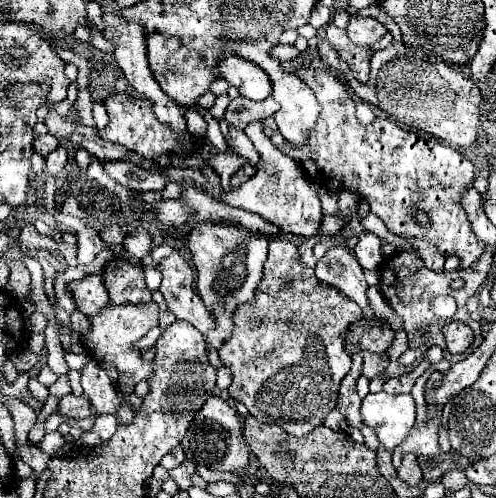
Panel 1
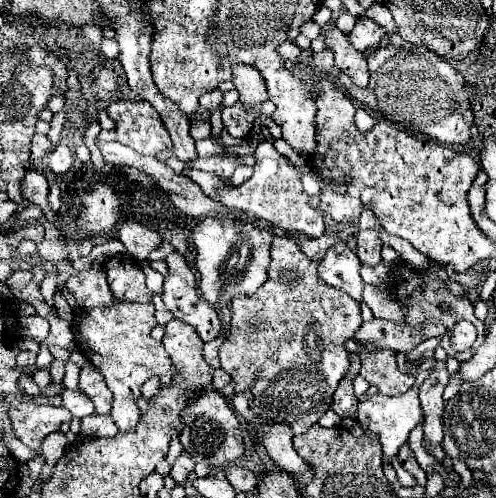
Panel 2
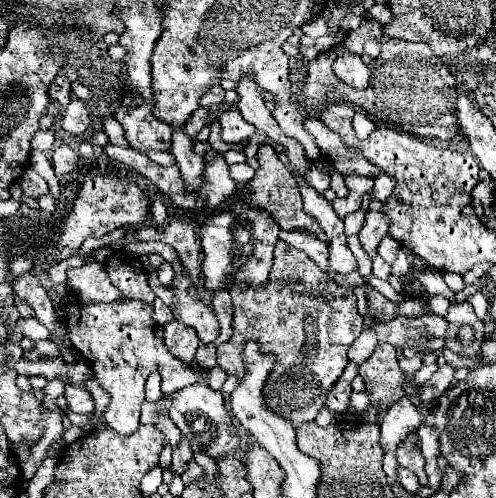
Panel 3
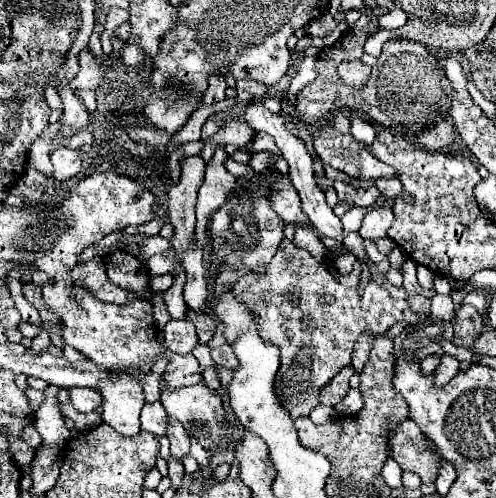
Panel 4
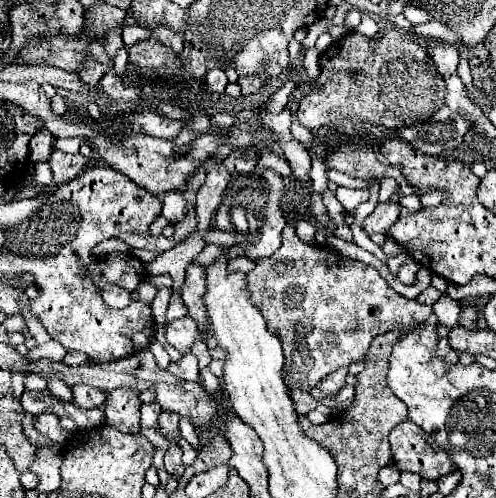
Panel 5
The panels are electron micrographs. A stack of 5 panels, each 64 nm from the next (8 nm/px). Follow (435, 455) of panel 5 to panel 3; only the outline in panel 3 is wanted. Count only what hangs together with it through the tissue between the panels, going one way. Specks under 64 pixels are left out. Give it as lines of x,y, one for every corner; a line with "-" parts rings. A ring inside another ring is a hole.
408,434
408,438
404,438
404,442
398,446
396,458
398,458
398,464
408,468
410,472
414,472
420,482
428,482
426,472
424,472
424,456
422,456
422,452
416,450
414,440
416,440
414,434

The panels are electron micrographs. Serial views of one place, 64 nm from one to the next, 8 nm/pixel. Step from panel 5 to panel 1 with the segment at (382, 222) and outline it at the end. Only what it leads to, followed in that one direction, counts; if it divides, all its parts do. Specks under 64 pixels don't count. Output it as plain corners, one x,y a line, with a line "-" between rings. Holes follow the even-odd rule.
370,234
370,236
360,236
358,244
354,246
354,254
364,270
376,270
382,262
380,254
380,238

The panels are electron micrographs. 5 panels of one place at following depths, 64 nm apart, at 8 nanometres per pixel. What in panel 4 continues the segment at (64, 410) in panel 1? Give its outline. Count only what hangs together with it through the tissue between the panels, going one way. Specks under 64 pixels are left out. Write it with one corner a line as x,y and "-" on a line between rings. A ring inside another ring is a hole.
68,388
70,404
78,412
94,412
102,404
102,394
94,388

